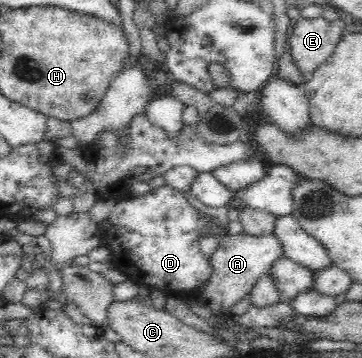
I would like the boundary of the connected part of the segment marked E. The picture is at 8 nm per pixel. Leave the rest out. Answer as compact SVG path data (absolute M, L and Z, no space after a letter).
M321 16L316 19L301 18L292 29L290 50L292 63L306 79L321 65L344 34L345 23L339 18L333 23Z

